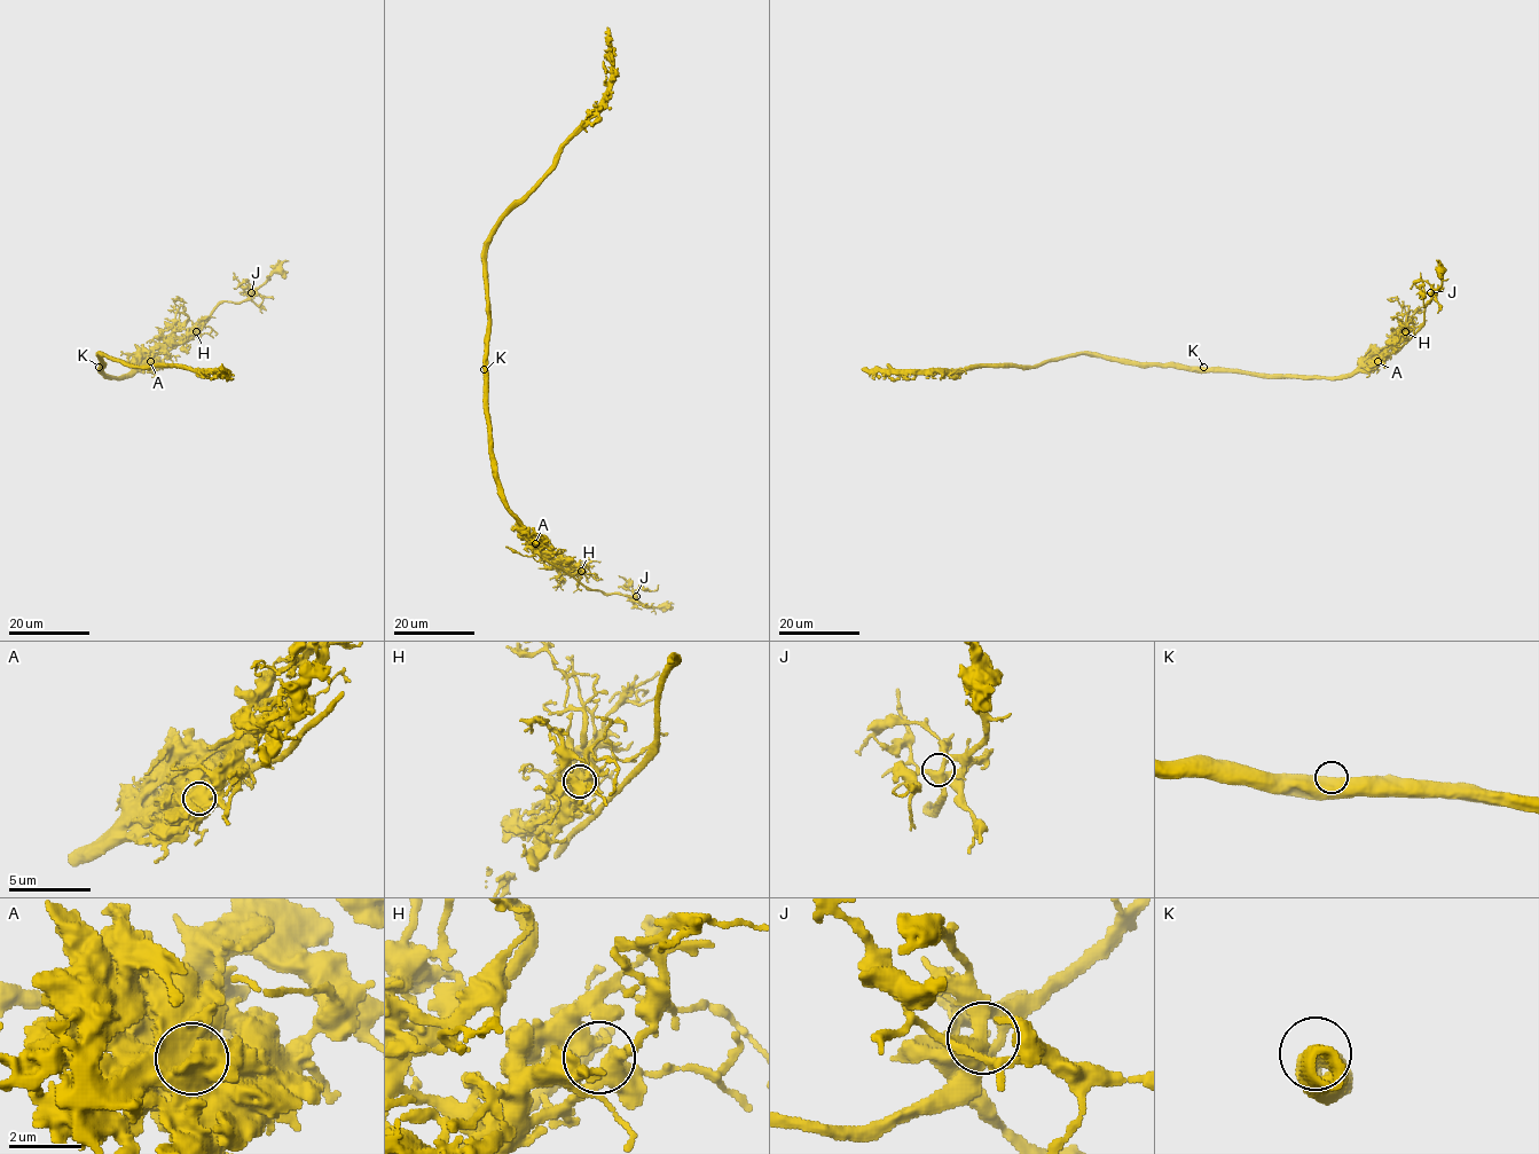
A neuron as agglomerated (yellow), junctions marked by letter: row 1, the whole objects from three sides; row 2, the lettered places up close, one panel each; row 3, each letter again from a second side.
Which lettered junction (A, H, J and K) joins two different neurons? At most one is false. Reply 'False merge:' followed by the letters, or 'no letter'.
False merge: A

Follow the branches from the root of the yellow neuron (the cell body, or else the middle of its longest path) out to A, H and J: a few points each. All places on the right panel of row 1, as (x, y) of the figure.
A: (1203, 371), (1350, 376), (1377, 361)
H: (1203, 371), (1350, 376), (1405, 331)
J: (1203, 371), (1350, 376), (1381, 348), (1390, 347), (1400, 336), (1406, 339), (1411, 337), (1423, 322), (1430, 292)

